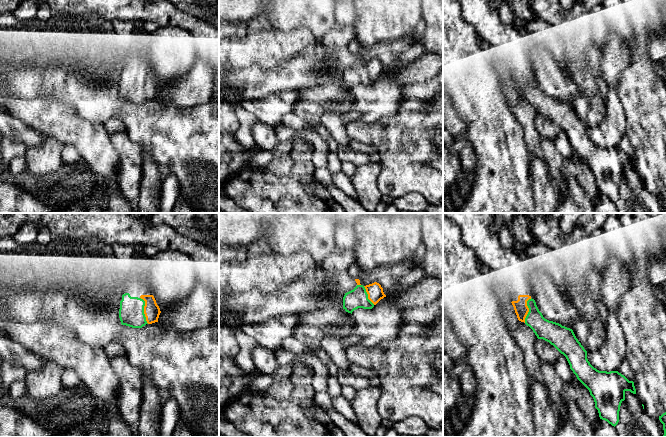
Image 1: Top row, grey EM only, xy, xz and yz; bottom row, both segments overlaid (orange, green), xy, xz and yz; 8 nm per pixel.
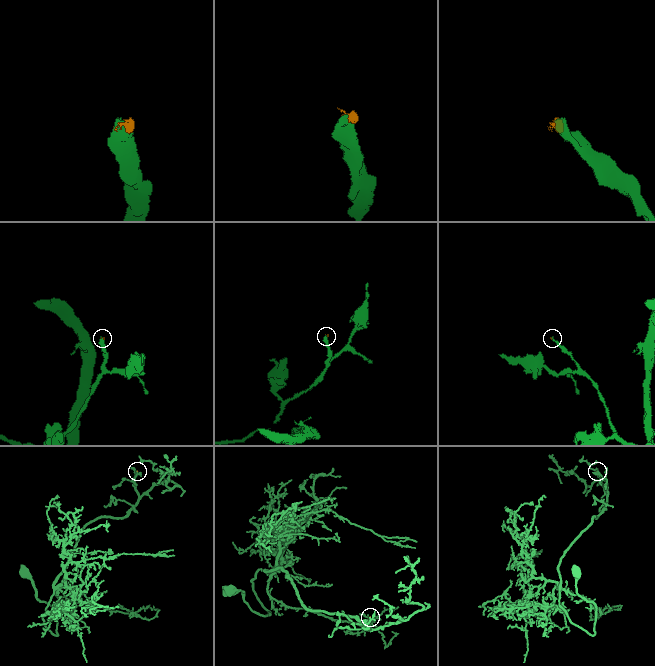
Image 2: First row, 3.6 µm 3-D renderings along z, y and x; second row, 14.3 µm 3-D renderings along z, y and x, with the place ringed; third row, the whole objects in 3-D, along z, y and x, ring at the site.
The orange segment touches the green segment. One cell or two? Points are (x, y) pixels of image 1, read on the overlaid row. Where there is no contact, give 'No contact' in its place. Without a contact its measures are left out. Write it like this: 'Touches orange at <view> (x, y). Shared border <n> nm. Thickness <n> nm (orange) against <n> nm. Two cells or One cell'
Touches orange at xy (144, 310). Shared border 220 nm. Thickness 130 nm (orange) against 200 nm. One cell

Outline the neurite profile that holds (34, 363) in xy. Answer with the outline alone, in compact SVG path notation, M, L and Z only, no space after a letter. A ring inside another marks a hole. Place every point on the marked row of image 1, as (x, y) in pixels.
M0 329L0 360L22 367L26 372L36 372L46 363L42 357L28 350Z

